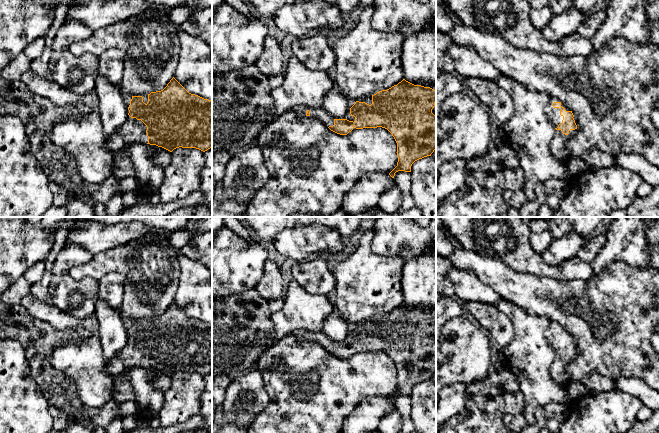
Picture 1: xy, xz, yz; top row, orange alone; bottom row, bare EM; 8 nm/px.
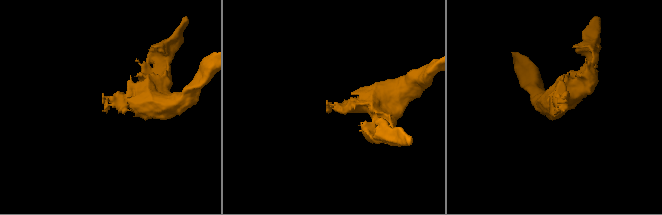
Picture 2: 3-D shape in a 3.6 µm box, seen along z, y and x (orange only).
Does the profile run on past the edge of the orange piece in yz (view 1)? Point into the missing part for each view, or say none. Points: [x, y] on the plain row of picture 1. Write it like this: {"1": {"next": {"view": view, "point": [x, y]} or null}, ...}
{"1": {"next": {"view": "yz", "point": [557, 370]}}}

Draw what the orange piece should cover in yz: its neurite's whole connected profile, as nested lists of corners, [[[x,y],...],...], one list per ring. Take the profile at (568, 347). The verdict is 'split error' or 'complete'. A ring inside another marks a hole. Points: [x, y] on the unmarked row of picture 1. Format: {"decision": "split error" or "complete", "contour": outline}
{"decision": "split error", "contour": [[[555,321],[550,322],[546,335],[549,344],[556,353],[550,374],[557,384],[567,387],[570,380],[565,369],[577,357],[574,339],[564,327]]]}

